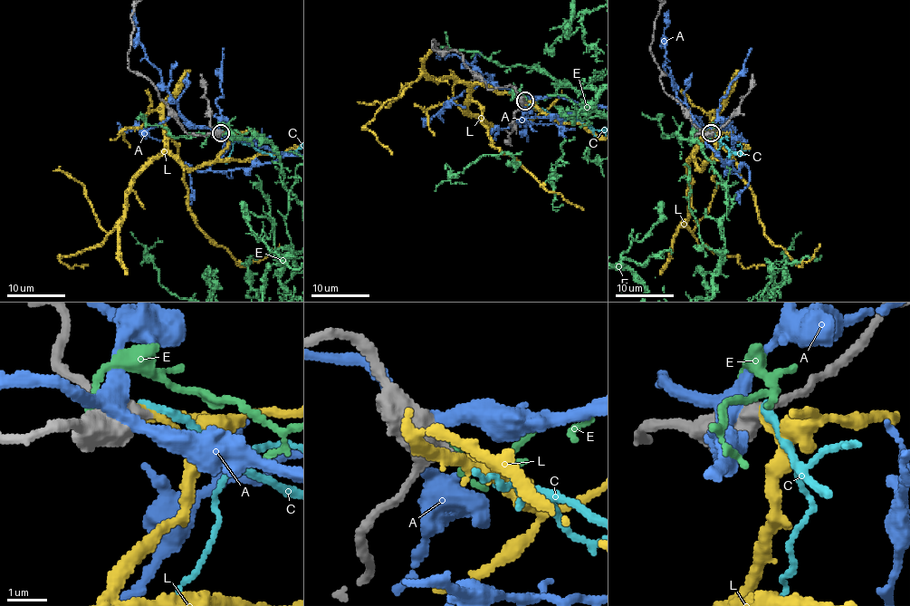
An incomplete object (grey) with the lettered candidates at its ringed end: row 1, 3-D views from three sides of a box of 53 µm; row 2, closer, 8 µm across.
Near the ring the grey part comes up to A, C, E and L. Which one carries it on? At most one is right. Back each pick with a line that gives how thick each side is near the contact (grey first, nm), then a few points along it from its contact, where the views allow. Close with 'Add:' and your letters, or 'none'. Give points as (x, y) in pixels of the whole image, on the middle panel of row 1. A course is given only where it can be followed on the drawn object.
Add: none

